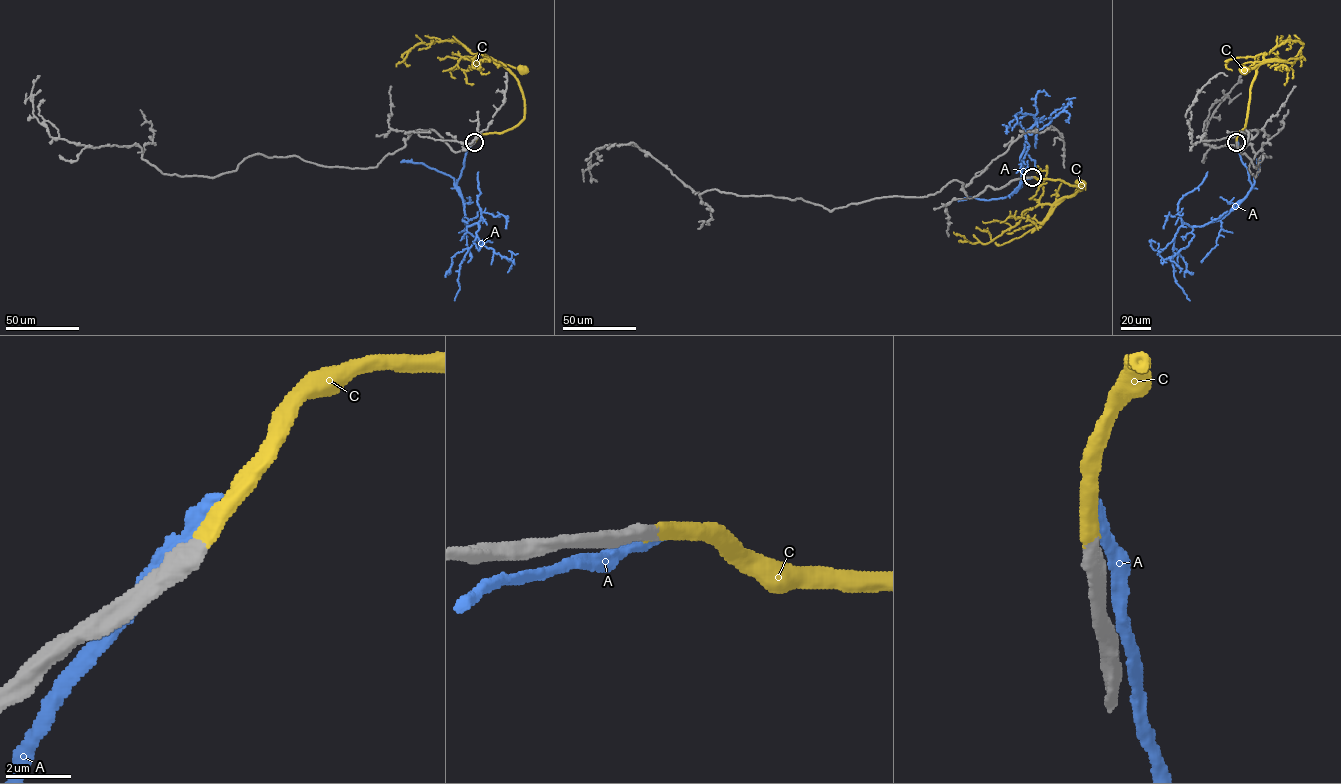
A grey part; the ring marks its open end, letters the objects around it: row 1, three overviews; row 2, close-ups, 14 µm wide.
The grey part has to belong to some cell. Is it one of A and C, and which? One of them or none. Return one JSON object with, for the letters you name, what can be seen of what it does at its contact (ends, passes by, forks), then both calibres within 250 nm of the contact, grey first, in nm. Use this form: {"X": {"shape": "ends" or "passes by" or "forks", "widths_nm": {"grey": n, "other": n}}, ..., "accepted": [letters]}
{"C": {"shape": "ends", "widths_nm": {"grey": 550, "other": 460}}, "accepted": ["C"]}

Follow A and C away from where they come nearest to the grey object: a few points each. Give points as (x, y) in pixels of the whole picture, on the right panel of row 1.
A: (1237, 142), (1252, 185), (1247, 196), (1218, 220), (1200, 226), (1183, 223), (1175, 234), (1174, 277), (1189, 300)
C: (1236, 142), (1238, 134), (1245, 127), (1250, 87), (1257, 68), (1266, 60), (1281, 61), (1266, 61), (1243, 69)

